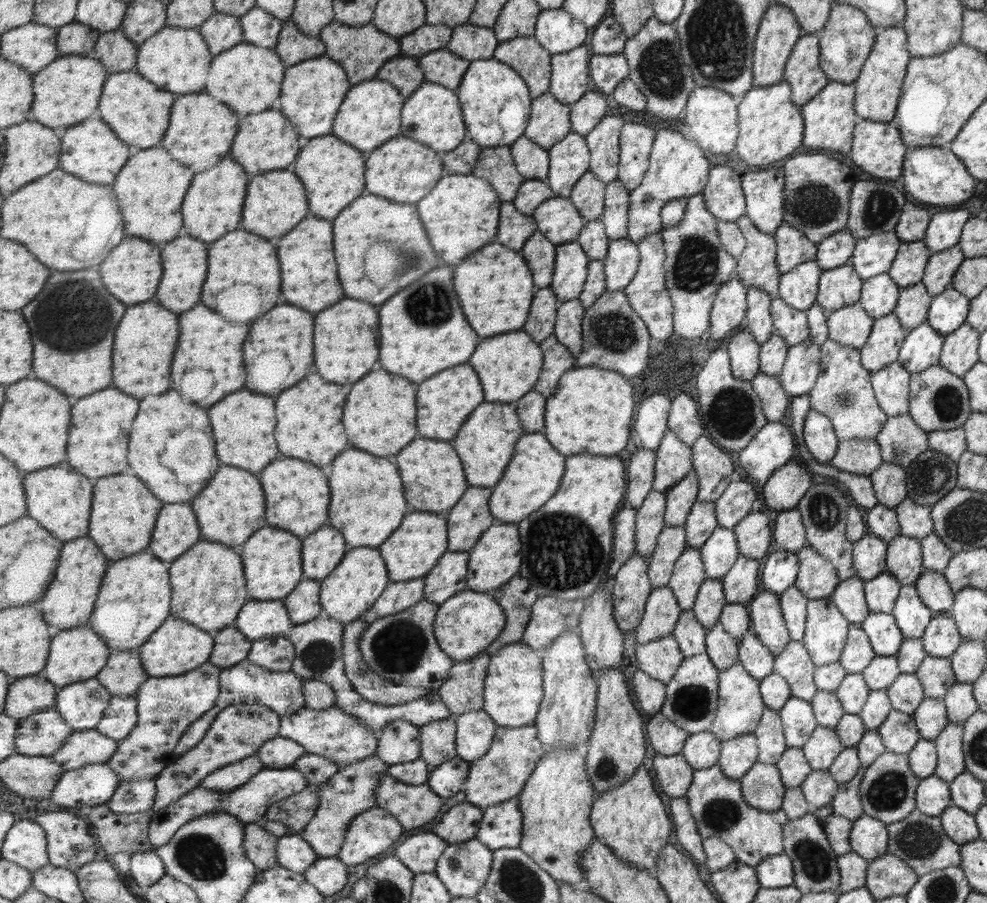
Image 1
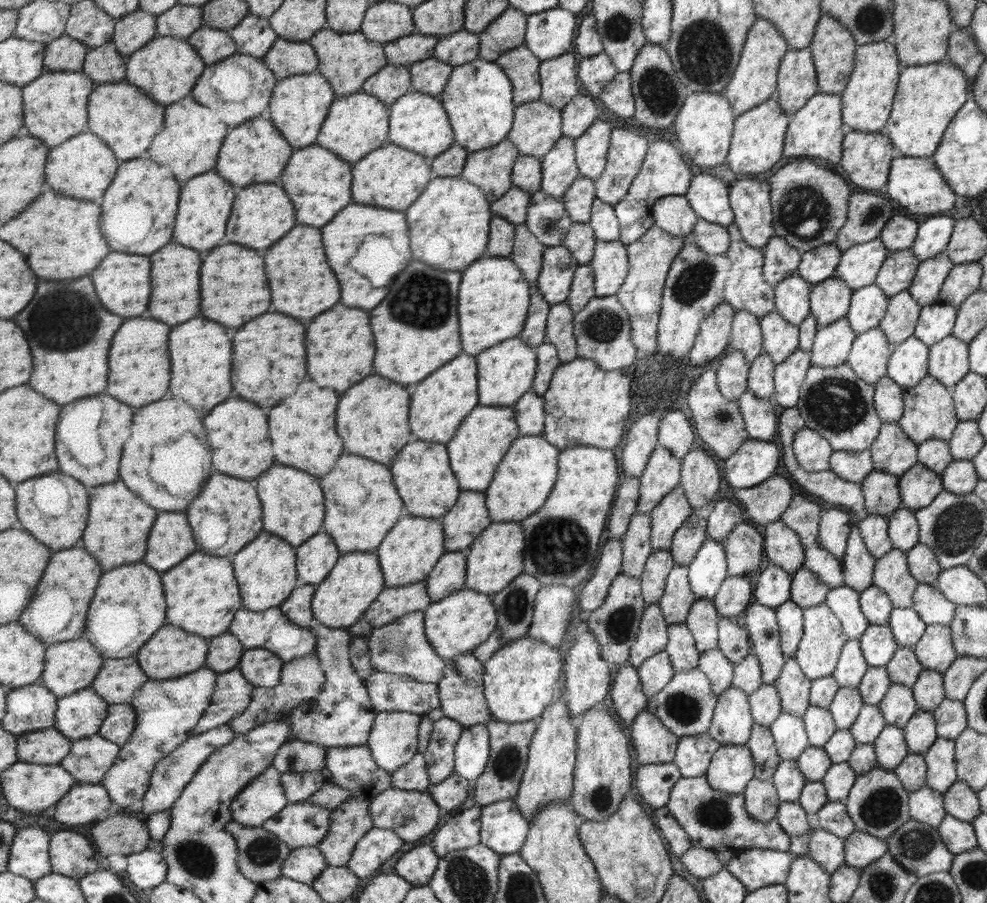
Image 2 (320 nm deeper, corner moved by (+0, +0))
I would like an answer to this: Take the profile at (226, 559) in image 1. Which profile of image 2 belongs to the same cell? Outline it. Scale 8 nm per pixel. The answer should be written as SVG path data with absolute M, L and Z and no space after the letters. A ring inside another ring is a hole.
M191 554L177 570L169 570L163 576L165 596L168 605L168 622L189 630L191 634L201 634L203 638L221 636L229 630L237 611L244 606L240 595L240 583L233 572L233 562L227 558L217 558L211 554Z

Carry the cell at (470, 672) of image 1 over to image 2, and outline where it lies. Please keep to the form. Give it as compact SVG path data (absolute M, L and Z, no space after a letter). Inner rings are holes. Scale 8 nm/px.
M471 652L448 659L447 663L444 678L438 683L440 708L443 710L444 716L460 722L465 728L477 724L487 725L493 716L484 691L485 663L481 662L479 658L475 658Z

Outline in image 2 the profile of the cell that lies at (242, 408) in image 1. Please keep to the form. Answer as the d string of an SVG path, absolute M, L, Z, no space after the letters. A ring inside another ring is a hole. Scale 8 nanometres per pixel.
M227 400L205 418L209 430L209 446L213 446L213 464L221 474L253 480L275 464L273 442L269 438L269 422L265 412L247 400Z

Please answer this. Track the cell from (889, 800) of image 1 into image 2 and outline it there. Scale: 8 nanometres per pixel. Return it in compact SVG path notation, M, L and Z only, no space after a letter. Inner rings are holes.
M878 765L869 772L855 777L847 798L844 800L847 816L854 830L860 830L879 840L885 840L892 832L910 818L908 815L908 792L892 771Z

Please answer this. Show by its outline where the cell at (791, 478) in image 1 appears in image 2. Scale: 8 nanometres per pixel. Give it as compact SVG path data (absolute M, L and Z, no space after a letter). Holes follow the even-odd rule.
M774 475L751 489L737 489L734 497L745 510L747 520L755 525L769 525L779 520L792 500L791 484L784 477Z

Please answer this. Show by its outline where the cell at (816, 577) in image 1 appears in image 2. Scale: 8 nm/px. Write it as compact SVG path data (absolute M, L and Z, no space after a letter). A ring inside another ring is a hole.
M801 565L791 575L791 596L788 600L795 602L802 609L817 606L824 602L829 588L819 580L816 574Z

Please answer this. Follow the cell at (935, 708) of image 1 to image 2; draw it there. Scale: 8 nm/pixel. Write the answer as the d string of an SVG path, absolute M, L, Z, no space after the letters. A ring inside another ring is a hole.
M919 708L901 729L908 753L922 755L938 737L932 713Z

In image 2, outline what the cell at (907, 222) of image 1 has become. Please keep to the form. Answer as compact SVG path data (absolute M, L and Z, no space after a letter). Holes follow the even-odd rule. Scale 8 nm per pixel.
M893 214L885 222L878 239L888 251L909 249L916 235L917 223L911 216Z

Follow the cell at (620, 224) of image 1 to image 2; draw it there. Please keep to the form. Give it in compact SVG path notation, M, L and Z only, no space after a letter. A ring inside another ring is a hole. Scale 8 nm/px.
M596 198L592 206L592 217L589 221L598 240L619 241L621 236L621 223L616 215L613 204L603 202Z

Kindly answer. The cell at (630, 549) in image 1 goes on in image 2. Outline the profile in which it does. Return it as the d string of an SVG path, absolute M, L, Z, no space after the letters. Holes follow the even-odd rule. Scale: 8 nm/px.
M623 538L608 540L601 548L598 565L578 595L580 609L593 612L606 604L613 581L622 574L624 565L624 543L622 541Z

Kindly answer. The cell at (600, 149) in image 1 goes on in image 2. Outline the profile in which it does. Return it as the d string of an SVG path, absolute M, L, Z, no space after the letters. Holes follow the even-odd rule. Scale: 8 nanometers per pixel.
M595 121L588 132L576 139L576 161L583 177L598 179L608 164L612 129L609 124Z

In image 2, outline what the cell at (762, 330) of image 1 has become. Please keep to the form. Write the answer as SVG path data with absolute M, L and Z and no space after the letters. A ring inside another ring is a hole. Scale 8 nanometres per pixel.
M737 310L732 326L730 345L744 354L749 363L763 352L763 339L760 333L759 317L746 310Z

